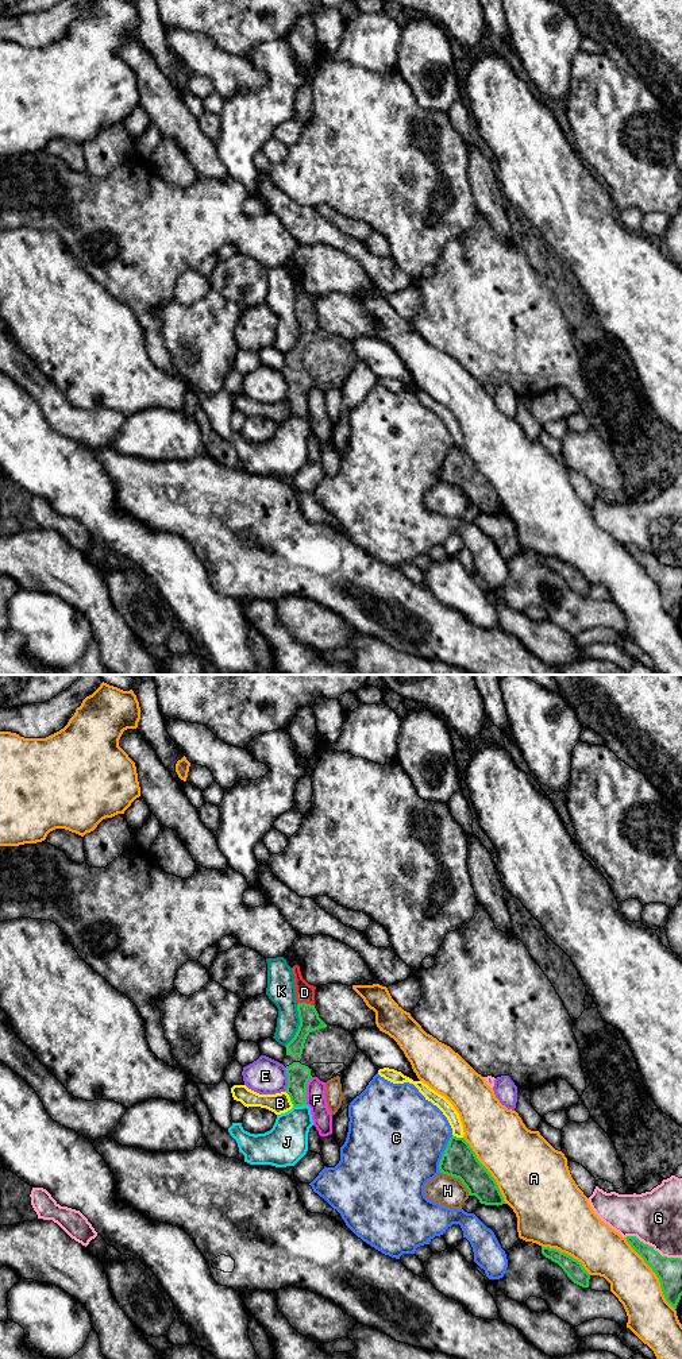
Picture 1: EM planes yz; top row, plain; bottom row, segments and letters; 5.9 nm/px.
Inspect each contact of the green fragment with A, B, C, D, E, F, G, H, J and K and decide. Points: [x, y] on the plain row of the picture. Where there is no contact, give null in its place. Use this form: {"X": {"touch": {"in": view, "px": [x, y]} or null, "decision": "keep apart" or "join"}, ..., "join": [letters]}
{"A": {"touch": {"in": "yz", "px": [655, 582]}, "decision": "keep apart"}, "B": {"touch": {"in": "yz", "px": [291, 408]}, "decision": "keep apart"}, "C": {"touch": {"in": "yz", "px": [443, 463]}, "decision": "keep apart"}, "D": {"touch": {"in": "yz", "px": [305, 312]}, "decision": "join"}, "E": {"touch": {"in": "yz", "px": [288, 389]}, "decision": "keep apart"}, "F": {"touch": {"in": "yz", "px": [305, 400]}, "decision": "keep apart"}, "G": {"touch": {"in": "yz", "px": [652, 558]}, "decision": "keep apart"}, "H": {"touch": {"in": "yz", "px": [458, 486]}, "decision": "keep apart"}, "J": {"touch": {"in": "yz", "px": [299, 414]}, "decision": "keep apart"}, "K": {"touch": {"in": "yz", "px": [299, 335]}, "decision": "keep apart"}, "join": ["D"]}

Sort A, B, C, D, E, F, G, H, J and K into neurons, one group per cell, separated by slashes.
A / B / C / D / E / F / G / H / J / K

